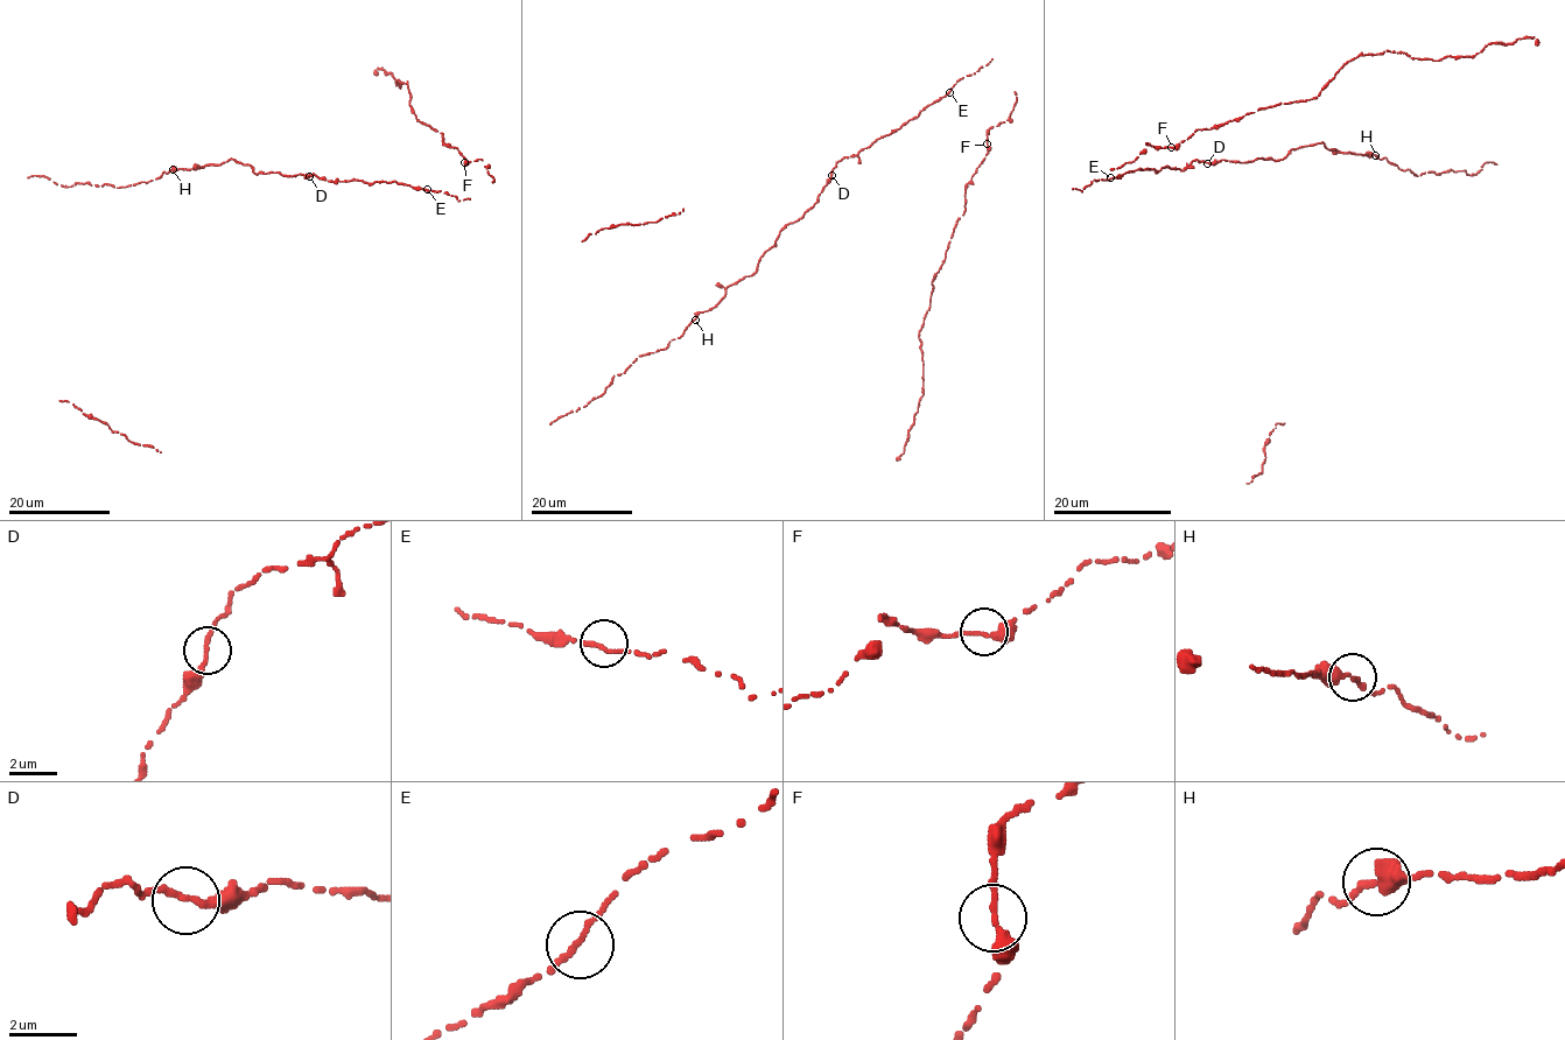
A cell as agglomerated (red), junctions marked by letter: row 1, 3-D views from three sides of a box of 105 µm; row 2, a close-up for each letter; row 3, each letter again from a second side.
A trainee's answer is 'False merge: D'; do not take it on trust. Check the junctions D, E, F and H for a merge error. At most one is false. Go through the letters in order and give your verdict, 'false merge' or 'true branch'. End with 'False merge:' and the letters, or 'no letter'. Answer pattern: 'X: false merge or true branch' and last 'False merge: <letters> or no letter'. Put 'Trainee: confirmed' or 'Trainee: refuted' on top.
Trainee: refuted
D: true branch
E: true branch
F: true branch
H: true branch
False merge: no letter

